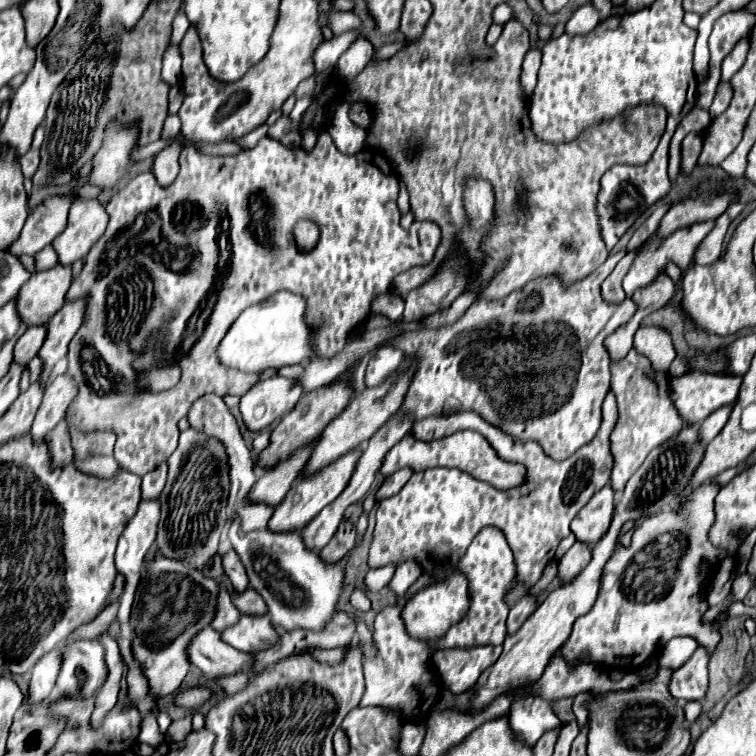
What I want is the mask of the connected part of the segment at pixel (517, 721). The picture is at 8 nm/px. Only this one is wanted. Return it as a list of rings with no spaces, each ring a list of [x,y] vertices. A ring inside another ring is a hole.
[[[526,697],[512,701],[510,725],[528,745],[534,745],[546,731],[560,727],[560,719],[554,715],[550,703]]]

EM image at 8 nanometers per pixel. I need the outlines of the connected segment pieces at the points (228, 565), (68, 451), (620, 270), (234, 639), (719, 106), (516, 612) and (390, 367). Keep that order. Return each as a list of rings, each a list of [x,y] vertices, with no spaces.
[[[230,549],[230,551],[224,555],[222,561],[224,561],[224,573],[226,573],[228,579],[230,579],[234,593],[242,593],[242,591],[246,591],[246,587],[248,587],[248,577],[246,577],[244,565],[240,563],[238,555]]]
[[[60,421],[50,433],[48,433],[48,447],[52,455],[52,465],[68,465],[72,463],[72,447],[70,447],[70,433],[68,423]]]
[[[636,251],[624,255],[624,259],[616,265],[616,269],[602,283],[602,299],[606,303],[622,303],[626,299],[626,293],[622,289],[622,279],[624,279],[626,271],[630,269],[630,263],[632,263],[634,255],[636,255]]]
[[[242,615],[236,625],[220,633],[220,639],[238,651],[262,651],[278,639],[268,615]]]
[[[722,81],[718,85],[718,91],[716,91],[716,97],[714,97],[714,103],[709,108],[709,113],[712,119],[715,119],[722,111],[728,109],[730,105],[730,99],[732,99],[732,85],[730,81]]]
[[[530,593],[524,595],[524,599],[518,599],[516,605],[510,609],[510,615],[508,615],[508,621],[506,621],[508,633],[516,631],[536,611],[536,607],[538,607],[538,597],[530,595]]]
[[[392,345],[390,347],[382,347],[382,351],[378,351],[368,363],[366,385],[368,387],[380,385],[388,375],[392,375],[396,371],[396,367],[400,365],[402,359],[404,359],[404,353],[398,347],[392,347]]]

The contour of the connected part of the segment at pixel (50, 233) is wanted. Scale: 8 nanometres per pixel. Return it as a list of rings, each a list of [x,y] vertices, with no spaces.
[[[74,193],[66,195],[64,199],[62,197],[46,199],[44,203],[40,203],[40,207],[32,209],[20,237],[12,243],[10,253],[16,257],[36,255],[46,245],[50,245],[52,239],[56,239],[64,231],[72,201]]]

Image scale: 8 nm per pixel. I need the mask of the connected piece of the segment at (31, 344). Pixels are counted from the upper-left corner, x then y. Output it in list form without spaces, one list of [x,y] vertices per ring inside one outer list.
[[[36,325],[36,327],[28,327],[28,331],[18,339],[16,343],[16,349],[14,349],[14,361],[16,363],[24,363],[28,365],[30,359],[34,355],[38,355],[42,343],[44,343],[44,331],[46,325]]]

